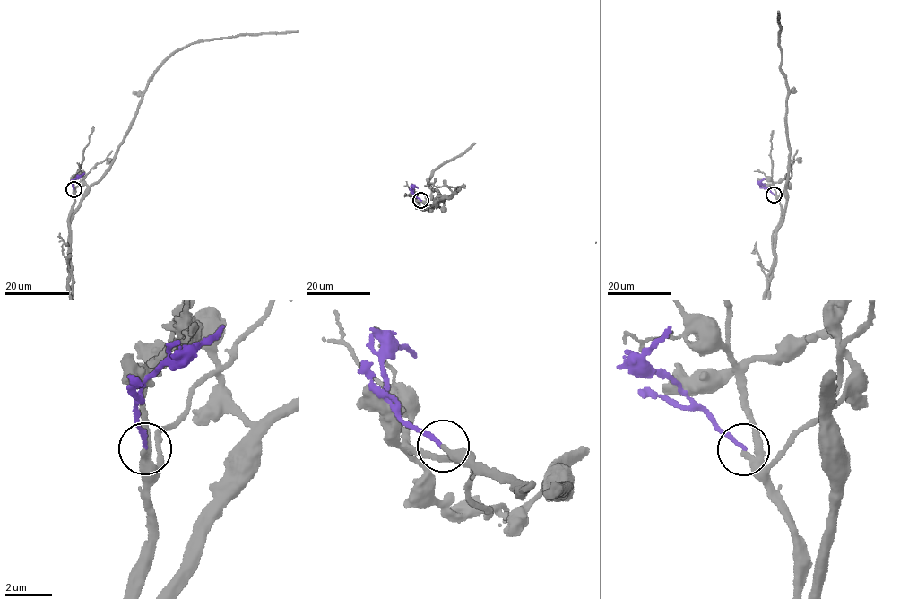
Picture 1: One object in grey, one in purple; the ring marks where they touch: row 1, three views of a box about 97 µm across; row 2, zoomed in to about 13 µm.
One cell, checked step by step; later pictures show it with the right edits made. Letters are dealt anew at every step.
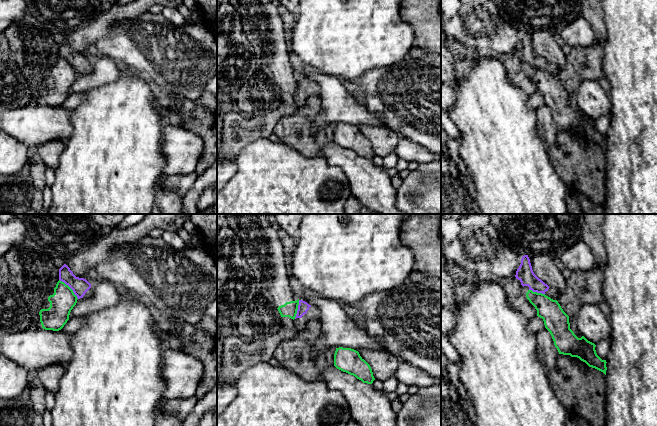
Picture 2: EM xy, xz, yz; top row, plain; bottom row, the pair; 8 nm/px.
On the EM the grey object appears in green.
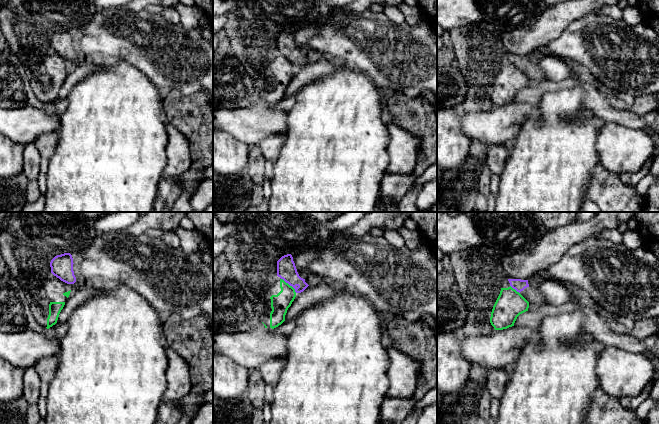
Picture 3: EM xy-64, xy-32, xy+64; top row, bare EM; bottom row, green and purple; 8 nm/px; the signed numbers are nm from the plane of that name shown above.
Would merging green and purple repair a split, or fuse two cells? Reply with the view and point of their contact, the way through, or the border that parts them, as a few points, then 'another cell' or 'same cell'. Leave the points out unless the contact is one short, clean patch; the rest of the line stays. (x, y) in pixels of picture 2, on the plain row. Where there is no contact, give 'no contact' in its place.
contact xy (70, 64); border xy (59, 55), (78, 74); another cell

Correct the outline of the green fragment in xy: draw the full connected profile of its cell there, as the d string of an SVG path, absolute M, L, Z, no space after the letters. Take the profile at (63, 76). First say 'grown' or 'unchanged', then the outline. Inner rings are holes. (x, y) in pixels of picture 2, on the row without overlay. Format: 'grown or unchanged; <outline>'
grown; M58 57L39 88L42 104L59 107L69 96L69 91L77 79L73 66L62 57Z

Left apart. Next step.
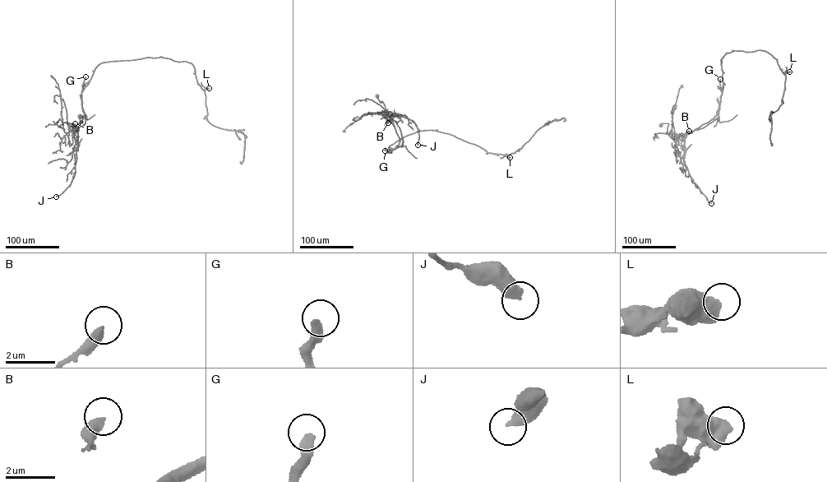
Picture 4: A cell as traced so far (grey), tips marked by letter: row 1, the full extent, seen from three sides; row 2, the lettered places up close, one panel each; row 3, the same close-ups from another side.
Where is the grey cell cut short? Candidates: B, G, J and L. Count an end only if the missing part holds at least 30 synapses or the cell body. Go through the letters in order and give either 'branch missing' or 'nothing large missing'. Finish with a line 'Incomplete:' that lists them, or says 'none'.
B: nothing large missing
G: nothing large missing
J: nothing large missing
L: nothing large missing
Incomplete: none

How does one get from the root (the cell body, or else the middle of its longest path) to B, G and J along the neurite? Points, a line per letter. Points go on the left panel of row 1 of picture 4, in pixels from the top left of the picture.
B: (80, 116), (75, 130), (71, 126), (74, 127), (75, 123)
G: (80, 116), (75, 130), (71, 126), (78, 125), (85, 116), (81, 92), (85, 76)
J: (80, 116), (80, 122), (74, 129), (78, 136), (76, 173), (71, 184), (56, 196)

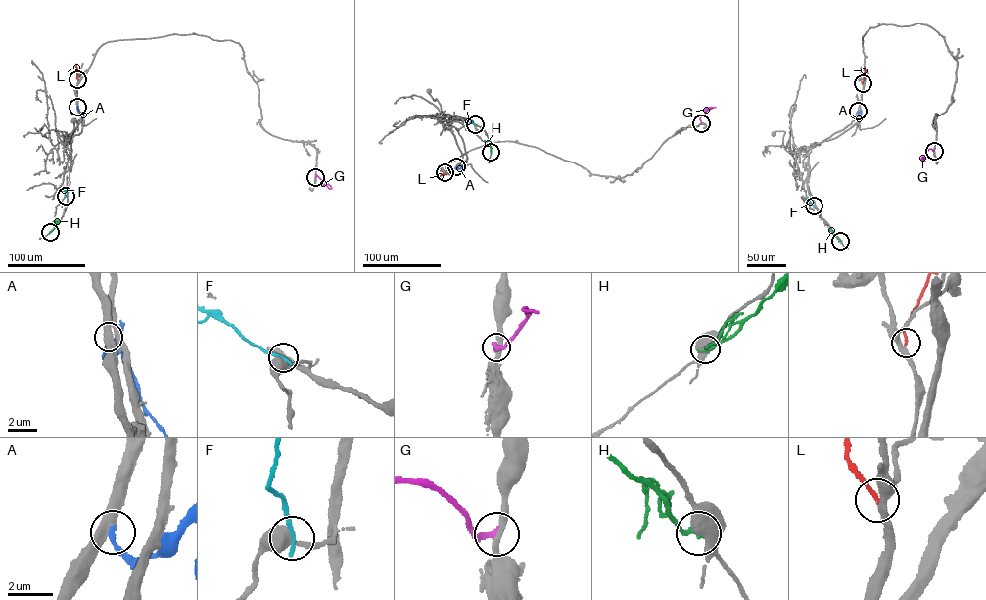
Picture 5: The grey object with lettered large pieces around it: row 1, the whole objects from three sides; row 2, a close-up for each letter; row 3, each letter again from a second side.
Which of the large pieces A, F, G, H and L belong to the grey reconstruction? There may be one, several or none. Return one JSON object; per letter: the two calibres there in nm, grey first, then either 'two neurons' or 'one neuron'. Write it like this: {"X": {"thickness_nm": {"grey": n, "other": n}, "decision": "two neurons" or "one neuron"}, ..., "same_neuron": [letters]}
{"A": {"thickness_nm": {"grey": 440, "other": 240}, "decision": "two neurons"}, "F": {"thickness_nm": {"grey": 500, "other": 220}, "decision": "two neurons"}, "G": {"thickness_nm": {"grey": 300, "other": 380}, "decision": "two neurons"}, "H": {"thickness_nm": {"grey": 600, "other": 220}, "decision": "two neurons"}, "L": {"thickness_nm": {"grey": 240, "other": 180}, "decision": "one neuron"}, "same_neuron": ["L"]}

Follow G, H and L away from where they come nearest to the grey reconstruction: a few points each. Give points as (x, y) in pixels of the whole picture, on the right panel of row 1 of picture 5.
G: (933, 151), (928, 149), (924, 161), (922, 158)
H: (840, 241), (832, 230), (828, 231)
L: (863, 83), (865, 68)

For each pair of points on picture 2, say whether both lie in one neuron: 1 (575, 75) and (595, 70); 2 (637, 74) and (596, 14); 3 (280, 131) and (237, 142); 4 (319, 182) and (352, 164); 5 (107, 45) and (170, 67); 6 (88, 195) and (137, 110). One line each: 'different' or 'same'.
1: same
2: different
3: different
4: different
5: same
6: same

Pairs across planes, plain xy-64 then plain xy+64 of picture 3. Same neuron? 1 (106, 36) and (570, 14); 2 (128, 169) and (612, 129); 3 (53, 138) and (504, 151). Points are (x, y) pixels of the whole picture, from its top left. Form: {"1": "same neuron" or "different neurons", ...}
{"1": "different neurons", "2": "different neurons", "3": "same neuron"}

